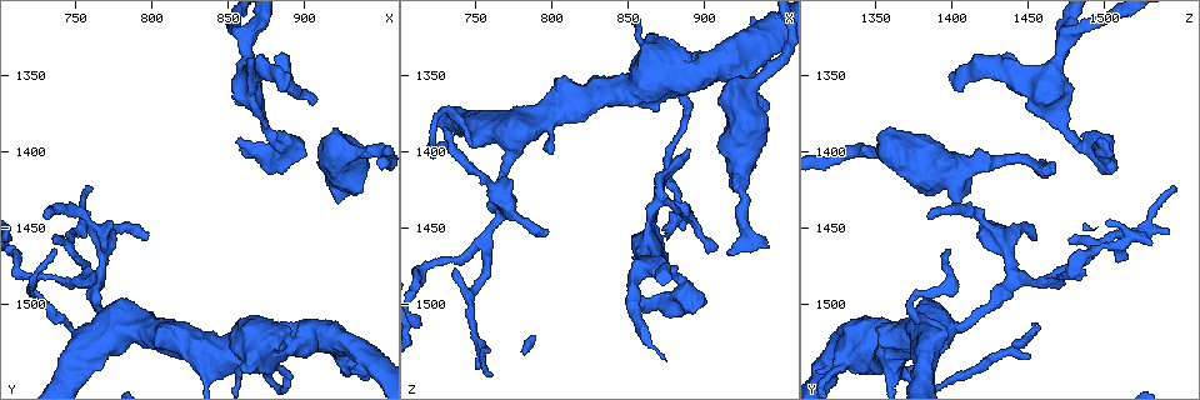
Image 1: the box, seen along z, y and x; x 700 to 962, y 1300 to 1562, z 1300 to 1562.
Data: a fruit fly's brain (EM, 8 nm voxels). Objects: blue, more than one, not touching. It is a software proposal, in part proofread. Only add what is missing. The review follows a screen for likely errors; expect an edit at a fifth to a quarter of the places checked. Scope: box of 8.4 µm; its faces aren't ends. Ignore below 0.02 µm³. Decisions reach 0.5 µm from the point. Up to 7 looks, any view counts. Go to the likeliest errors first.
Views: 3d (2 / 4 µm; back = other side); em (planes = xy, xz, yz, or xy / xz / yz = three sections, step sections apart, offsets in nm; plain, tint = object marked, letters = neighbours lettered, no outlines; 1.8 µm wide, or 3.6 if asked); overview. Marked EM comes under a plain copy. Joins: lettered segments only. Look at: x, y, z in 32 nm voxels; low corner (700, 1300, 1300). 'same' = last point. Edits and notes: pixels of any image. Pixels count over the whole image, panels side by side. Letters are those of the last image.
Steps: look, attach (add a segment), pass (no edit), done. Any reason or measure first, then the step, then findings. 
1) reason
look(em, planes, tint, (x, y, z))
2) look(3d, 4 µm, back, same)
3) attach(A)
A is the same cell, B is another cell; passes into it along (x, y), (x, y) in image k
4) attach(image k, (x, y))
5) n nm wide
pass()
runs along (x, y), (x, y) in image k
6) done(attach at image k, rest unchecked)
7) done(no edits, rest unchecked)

tapers out
look(3d, 2 µm, back, (874, 1512, 1452))

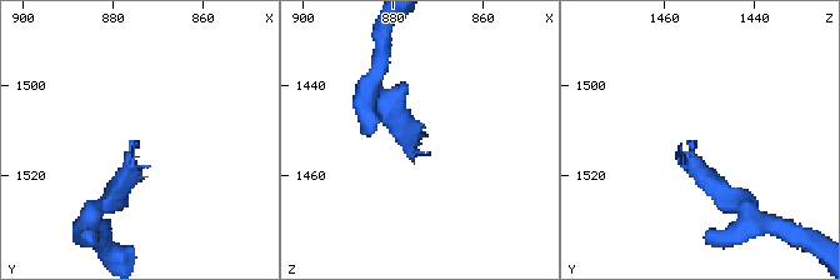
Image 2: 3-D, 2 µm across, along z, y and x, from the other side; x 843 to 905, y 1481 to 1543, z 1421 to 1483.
look(em, xz, step 8, tint, (875, 1513, 1454))

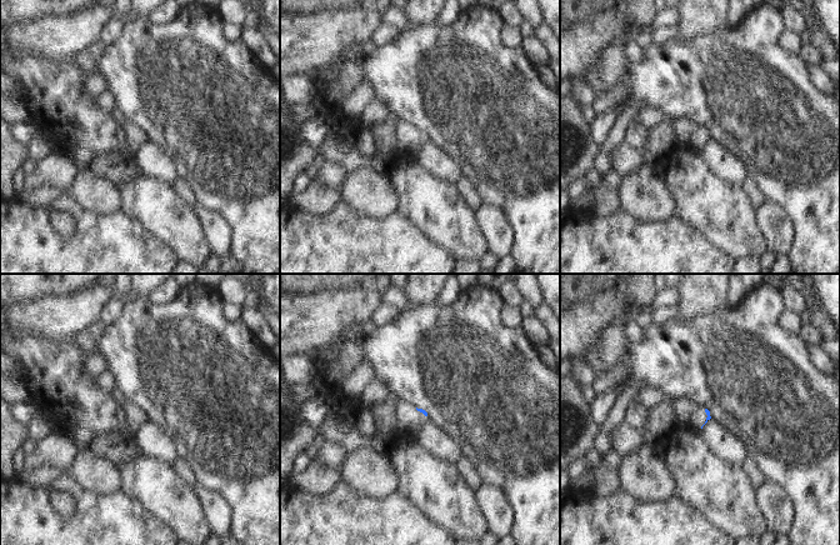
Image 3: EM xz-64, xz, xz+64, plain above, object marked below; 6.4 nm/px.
cut it another way
look(em, planes, letters, same)

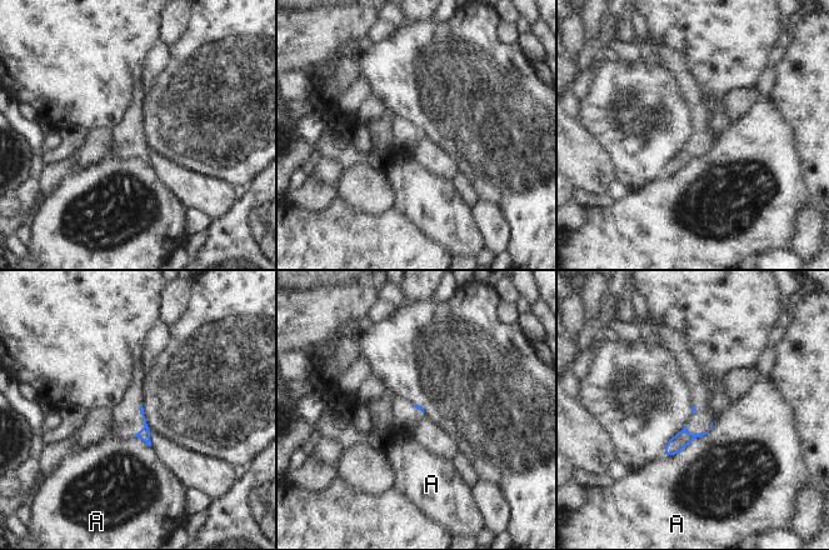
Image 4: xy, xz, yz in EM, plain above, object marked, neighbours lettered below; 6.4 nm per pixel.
A touches over 340 nm
pass()
A is another cell; border along (708, 431), (673, 455), (663, 456) in image 4; no lettered segment goes on from it

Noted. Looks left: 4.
free end
look(em, xy, step 8, letters, (856, 1392, 1496))

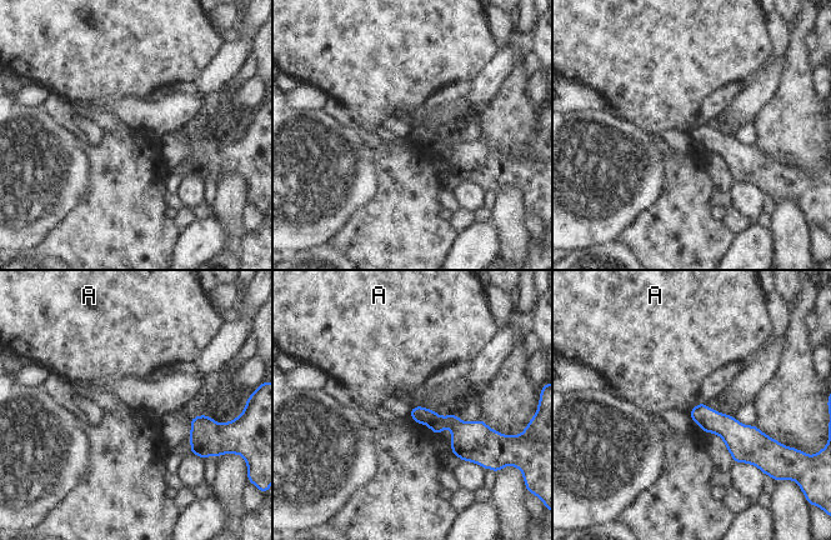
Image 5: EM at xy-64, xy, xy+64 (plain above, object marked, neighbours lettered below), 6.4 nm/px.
look(em, planes, letters, same)

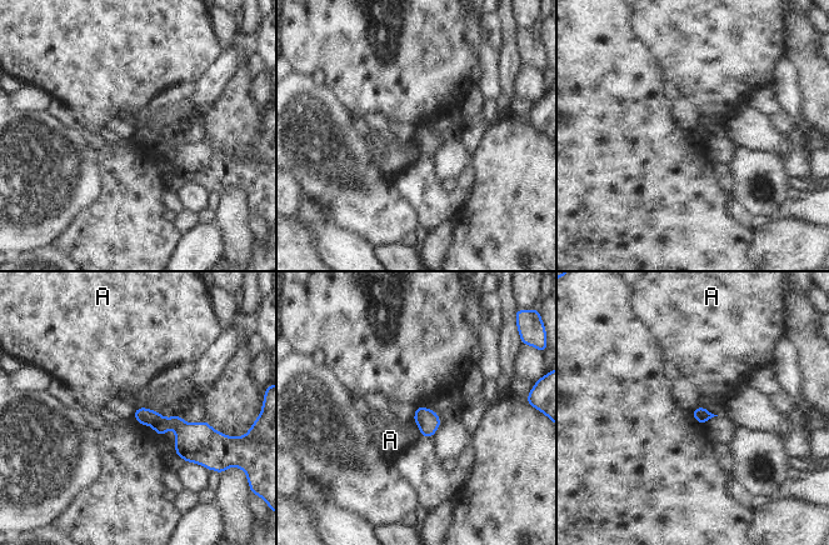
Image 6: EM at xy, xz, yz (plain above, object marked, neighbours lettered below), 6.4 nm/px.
pass()
A is another cell; border along (413, 418), (422, 435) in image 6; none of them fits

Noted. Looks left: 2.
free end
look(em, yz, step 8, letters, (738, 1464, 1396))

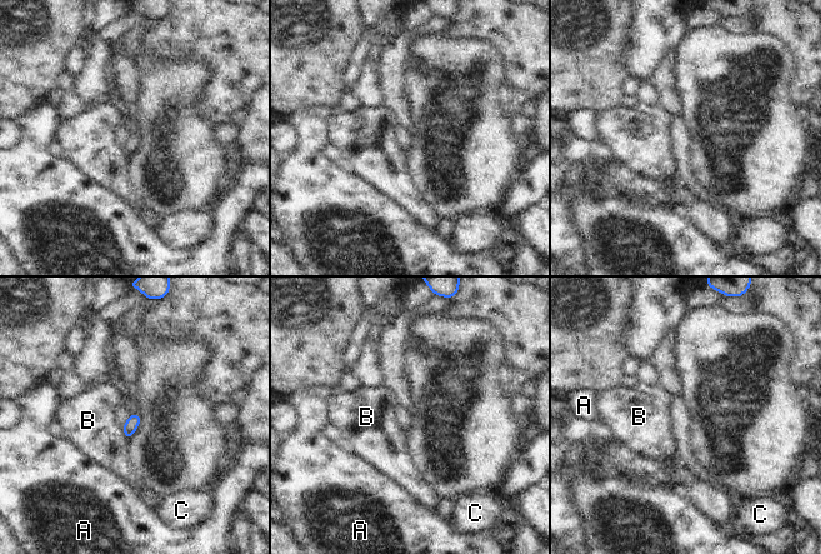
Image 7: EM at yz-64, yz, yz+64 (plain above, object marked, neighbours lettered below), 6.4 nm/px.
cut it another way
look(em, xz, step 16, letters, same)

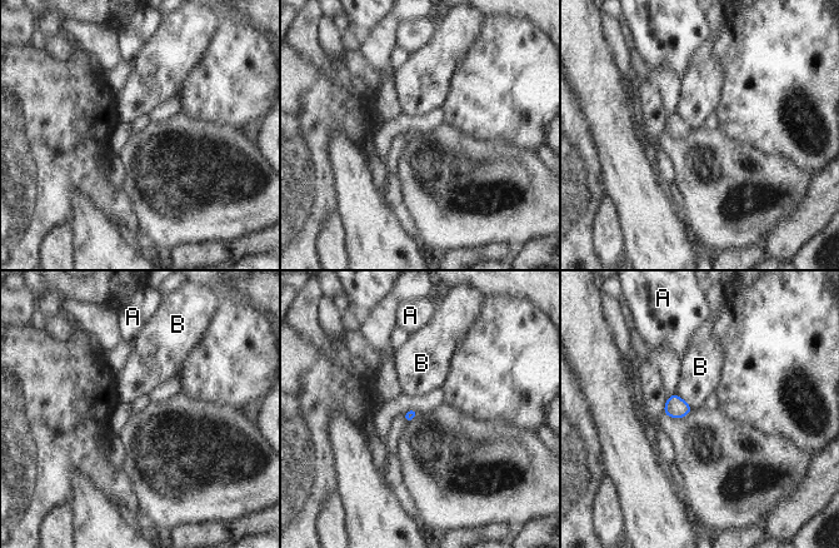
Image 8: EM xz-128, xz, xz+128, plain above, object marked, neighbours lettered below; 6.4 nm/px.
pass()
A and B are other cells; border along (677, 392), (693, 407) in image 8; none of them fits

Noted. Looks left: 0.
done(no edits, rest unchecked)

